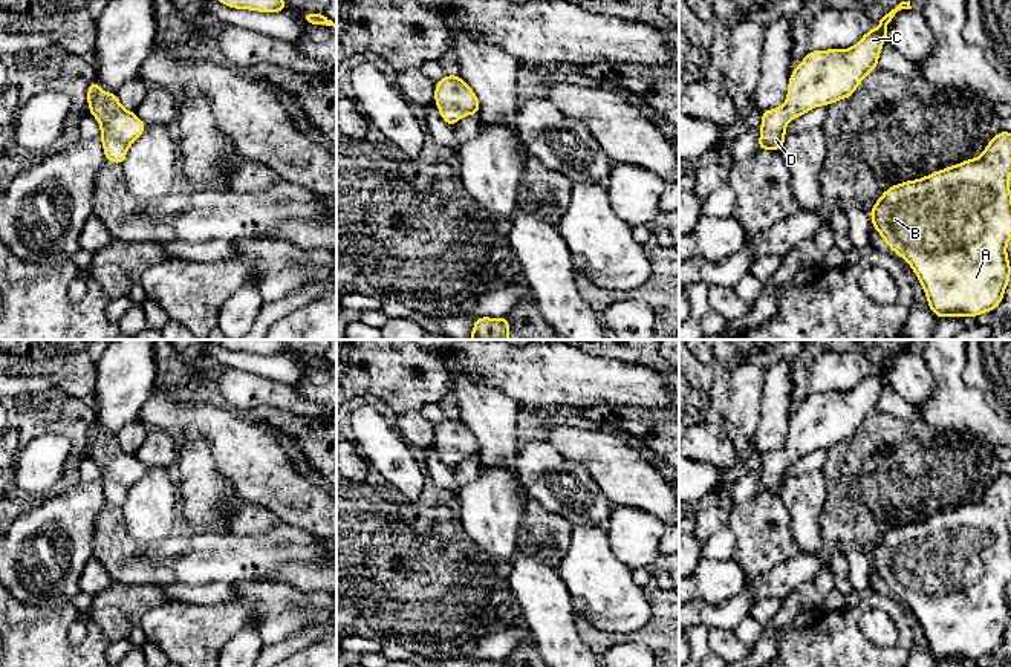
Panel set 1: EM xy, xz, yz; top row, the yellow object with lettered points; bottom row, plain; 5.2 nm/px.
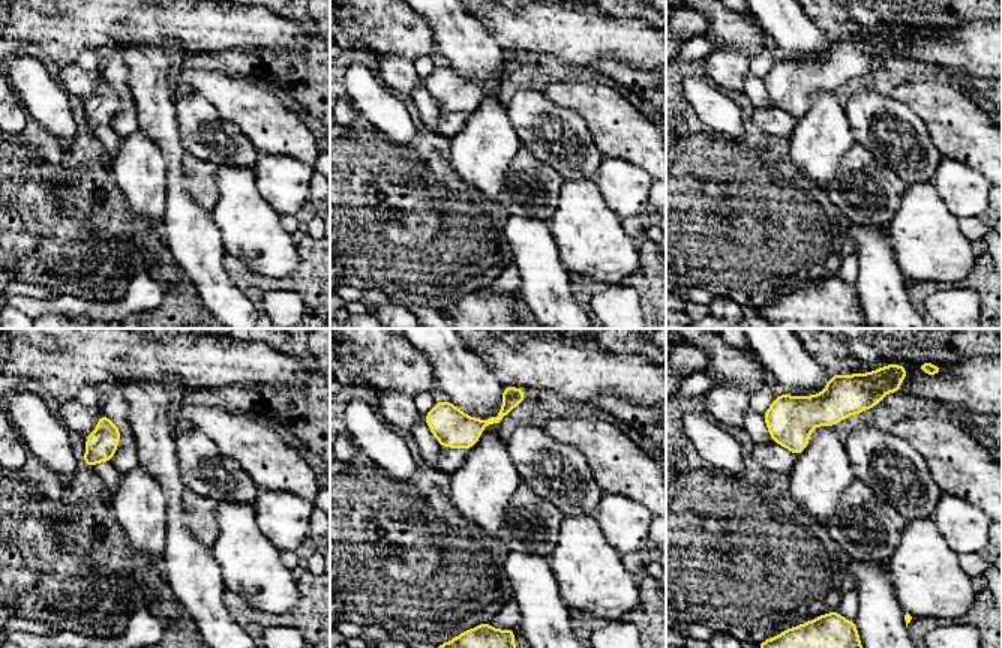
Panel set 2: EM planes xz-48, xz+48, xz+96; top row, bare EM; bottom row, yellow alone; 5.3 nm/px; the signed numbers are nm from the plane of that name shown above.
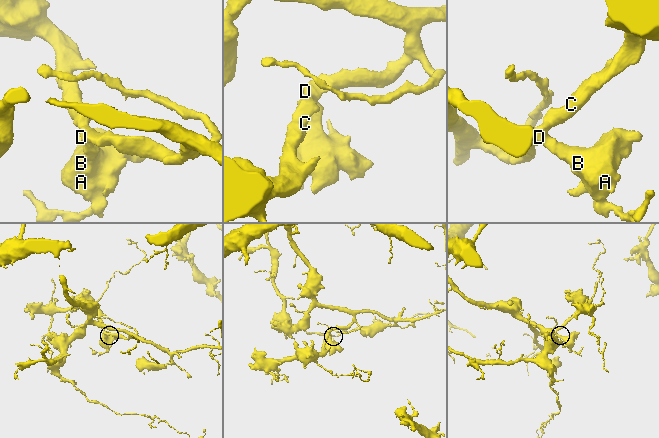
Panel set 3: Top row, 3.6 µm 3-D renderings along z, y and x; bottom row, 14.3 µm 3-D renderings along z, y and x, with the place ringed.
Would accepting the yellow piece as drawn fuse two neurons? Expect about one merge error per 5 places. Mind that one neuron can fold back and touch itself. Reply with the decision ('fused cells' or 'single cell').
single cell

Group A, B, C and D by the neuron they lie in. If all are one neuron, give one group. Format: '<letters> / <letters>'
A B C D

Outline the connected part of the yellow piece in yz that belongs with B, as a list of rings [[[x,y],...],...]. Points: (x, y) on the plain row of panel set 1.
[[[1000,473],[976,502],[938,512],[925,520],[887,531],[869,552],[873,571],[889,591],[915,613],[928,643],[928,652],[939,661],[953,658],[979,659],[996,652],[1011,621],[1006,586],[1011,581],[1011,476]]]

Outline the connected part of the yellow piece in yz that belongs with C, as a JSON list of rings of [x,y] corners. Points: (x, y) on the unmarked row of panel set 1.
[[[910,343],[901,344],[879,363],[876,372],[869,372],[849,392],[812,392],[792,412],[785,447],[762,453],[759,493],[779,494],[788,482],[785,471],[791,462],[818,448],[831,448],[838,442],[852,439],[866,418],[878,412],[879,395],[887,382],[887,367],[901,352],[912,352]]]

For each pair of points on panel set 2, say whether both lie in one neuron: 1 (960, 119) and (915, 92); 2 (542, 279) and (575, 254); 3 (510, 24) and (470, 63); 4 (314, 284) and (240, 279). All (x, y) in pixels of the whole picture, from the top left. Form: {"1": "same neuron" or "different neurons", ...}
{"1": "same neuron", "2": "different neurons", "3": "different neurons", "4": "same neuron"}

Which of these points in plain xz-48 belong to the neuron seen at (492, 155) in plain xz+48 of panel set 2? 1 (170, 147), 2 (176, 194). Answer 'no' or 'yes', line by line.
1: no
2: no

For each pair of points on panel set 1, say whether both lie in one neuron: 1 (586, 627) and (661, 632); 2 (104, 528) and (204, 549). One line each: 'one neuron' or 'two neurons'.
1: one neuron
2: one neuron

